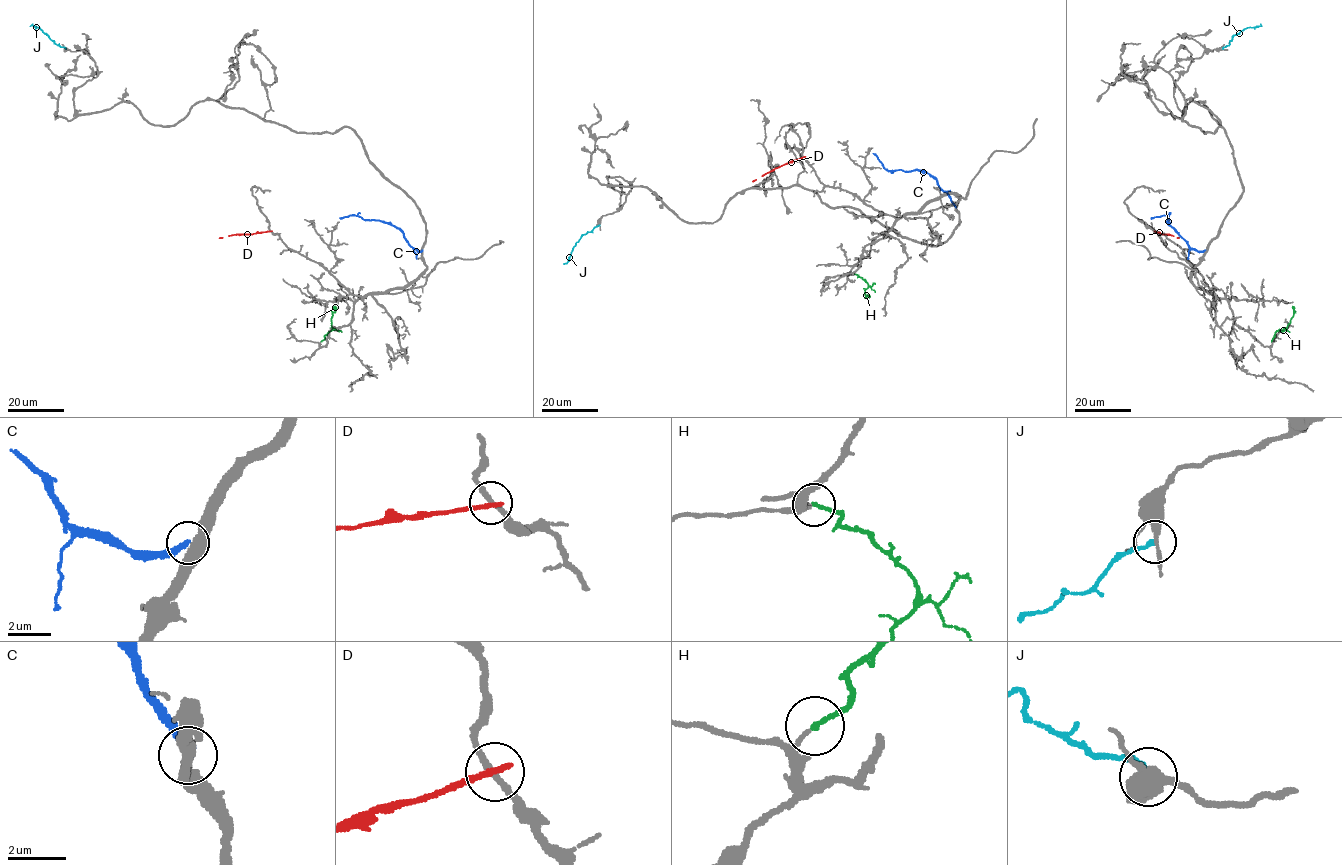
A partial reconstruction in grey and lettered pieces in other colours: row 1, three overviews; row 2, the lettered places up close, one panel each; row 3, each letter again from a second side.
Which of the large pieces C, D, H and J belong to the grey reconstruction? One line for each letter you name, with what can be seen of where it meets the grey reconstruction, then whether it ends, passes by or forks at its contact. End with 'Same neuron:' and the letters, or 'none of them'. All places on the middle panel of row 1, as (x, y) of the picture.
H: meets grey at (855, 274); it ends there
Same neuron: H

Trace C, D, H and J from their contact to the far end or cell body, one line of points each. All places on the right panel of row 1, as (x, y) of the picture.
C: (1205, 250), (1191, 249), (1167, 222), (1168, 215), (1150, 217)
D: (1155, 231), (1178, 238)
H: (1271, 341), (1277, 331), (1288, 326), (1292, 306)
J: (1222, 49), (1241, 31), (1262, 26)

